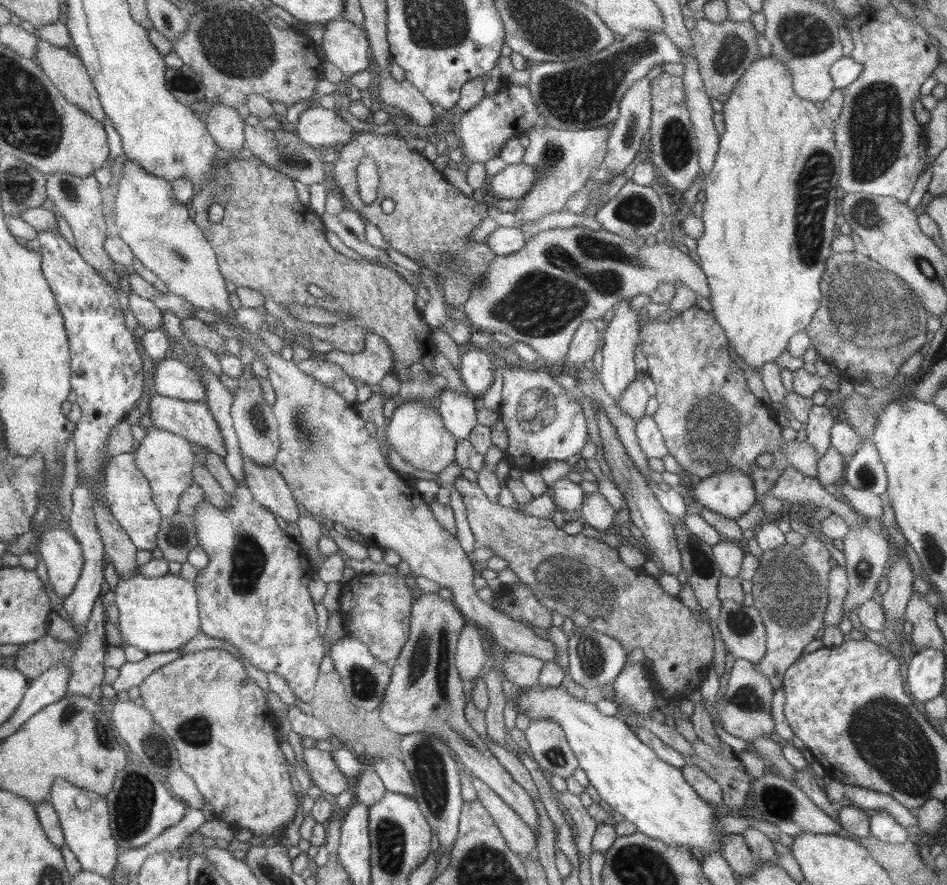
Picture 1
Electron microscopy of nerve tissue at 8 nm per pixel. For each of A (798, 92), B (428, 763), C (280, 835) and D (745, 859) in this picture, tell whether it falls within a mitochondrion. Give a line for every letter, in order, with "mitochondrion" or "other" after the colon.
A: other
B: mitochondrion
C: other
D: other

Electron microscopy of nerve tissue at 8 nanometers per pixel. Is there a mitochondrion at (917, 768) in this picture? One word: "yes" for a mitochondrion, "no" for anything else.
yes

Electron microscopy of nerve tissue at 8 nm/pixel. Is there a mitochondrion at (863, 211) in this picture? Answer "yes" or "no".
yes

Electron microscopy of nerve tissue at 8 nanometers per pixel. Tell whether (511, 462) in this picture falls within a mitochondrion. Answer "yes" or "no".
no

